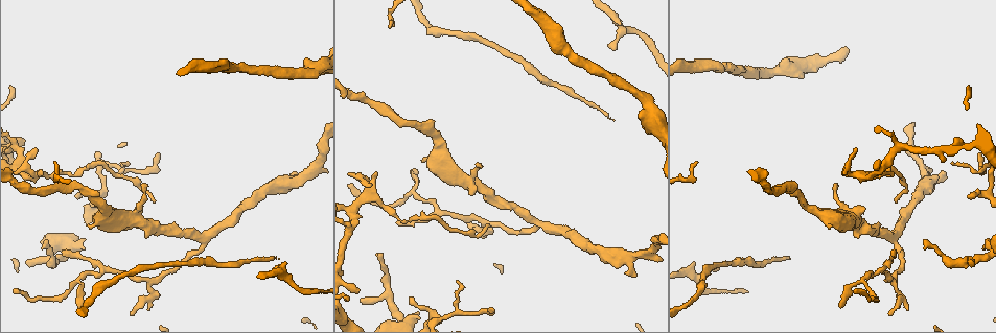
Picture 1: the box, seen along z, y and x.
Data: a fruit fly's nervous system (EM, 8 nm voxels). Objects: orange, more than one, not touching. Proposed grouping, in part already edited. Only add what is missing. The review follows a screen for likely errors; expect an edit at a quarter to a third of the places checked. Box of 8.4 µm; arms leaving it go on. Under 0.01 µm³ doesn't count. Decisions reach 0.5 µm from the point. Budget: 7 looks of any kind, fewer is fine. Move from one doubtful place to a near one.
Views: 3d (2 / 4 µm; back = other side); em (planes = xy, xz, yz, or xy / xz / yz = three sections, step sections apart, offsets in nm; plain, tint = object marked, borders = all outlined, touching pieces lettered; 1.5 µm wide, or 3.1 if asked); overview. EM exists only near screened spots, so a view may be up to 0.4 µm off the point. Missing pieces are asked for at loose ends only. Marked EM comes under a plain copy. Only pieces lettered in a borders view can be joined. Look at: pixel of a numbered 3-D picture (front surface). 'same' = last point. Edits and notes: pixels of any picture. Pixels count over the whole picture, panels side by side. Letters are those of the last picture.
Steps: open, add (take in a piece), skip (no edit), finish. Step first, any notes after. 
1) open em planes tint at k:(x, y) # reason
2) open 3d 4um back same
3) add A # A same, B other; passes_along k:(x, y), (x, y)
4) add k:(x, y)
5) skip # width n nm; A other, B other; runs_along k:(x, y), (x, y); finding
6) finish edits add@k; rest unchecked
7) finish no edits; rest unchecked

open em planes borders at 1:(275, 267) # free end

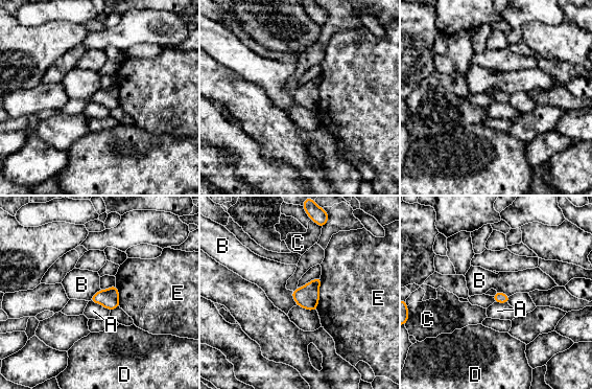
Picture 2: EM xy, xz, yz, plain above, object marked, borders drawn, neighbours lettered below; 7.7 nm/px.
skip # A other, B other, C other, D other, E other; border 2:(291, 291), (291, 297), (297, 304); no lettered piece goes on from it

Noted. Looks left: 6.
open em xz step 8 tint at 1:(481, 168) # tapers out

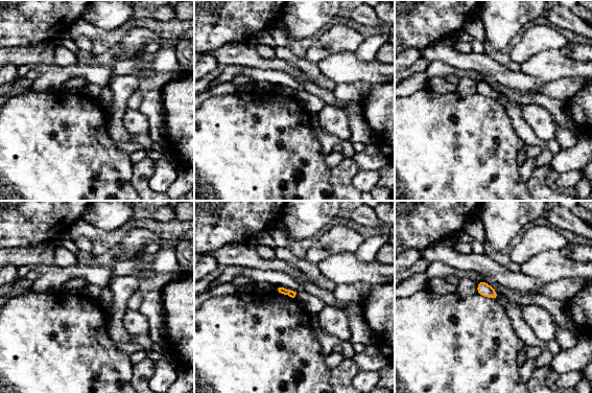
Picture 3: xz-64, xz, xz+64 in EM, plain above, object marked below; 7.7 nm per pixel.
open em planes borders same

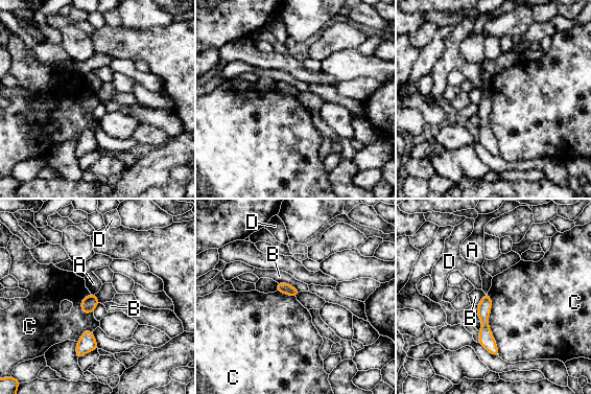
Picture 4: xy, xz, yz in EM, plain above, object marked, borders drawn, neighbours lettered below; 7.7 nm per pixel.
skip # width 90 nm; A other, B other, C other, D other; border 4:(487, 294), (489, 328), (499, 355); none of them fits

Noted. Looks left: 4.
open em xy step 4 borders at 1:(889, 315) # free end

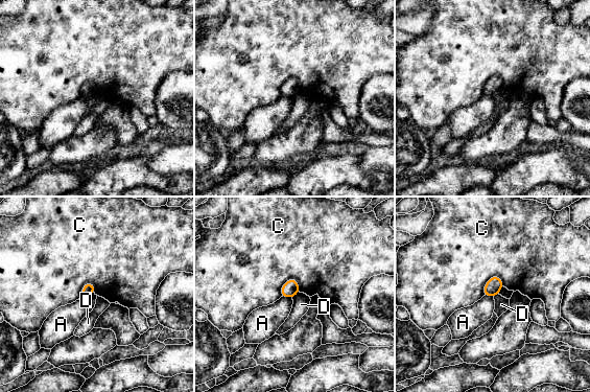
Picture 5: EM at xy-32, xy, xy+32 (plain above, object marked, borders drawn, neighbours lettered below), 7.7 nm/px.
skip # width 90 nm; A other, C other, D other; border 5:(282, 296), (291, 298); no lettered piece goes on from it

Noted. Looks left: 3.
finish no edits; rest unchecked

